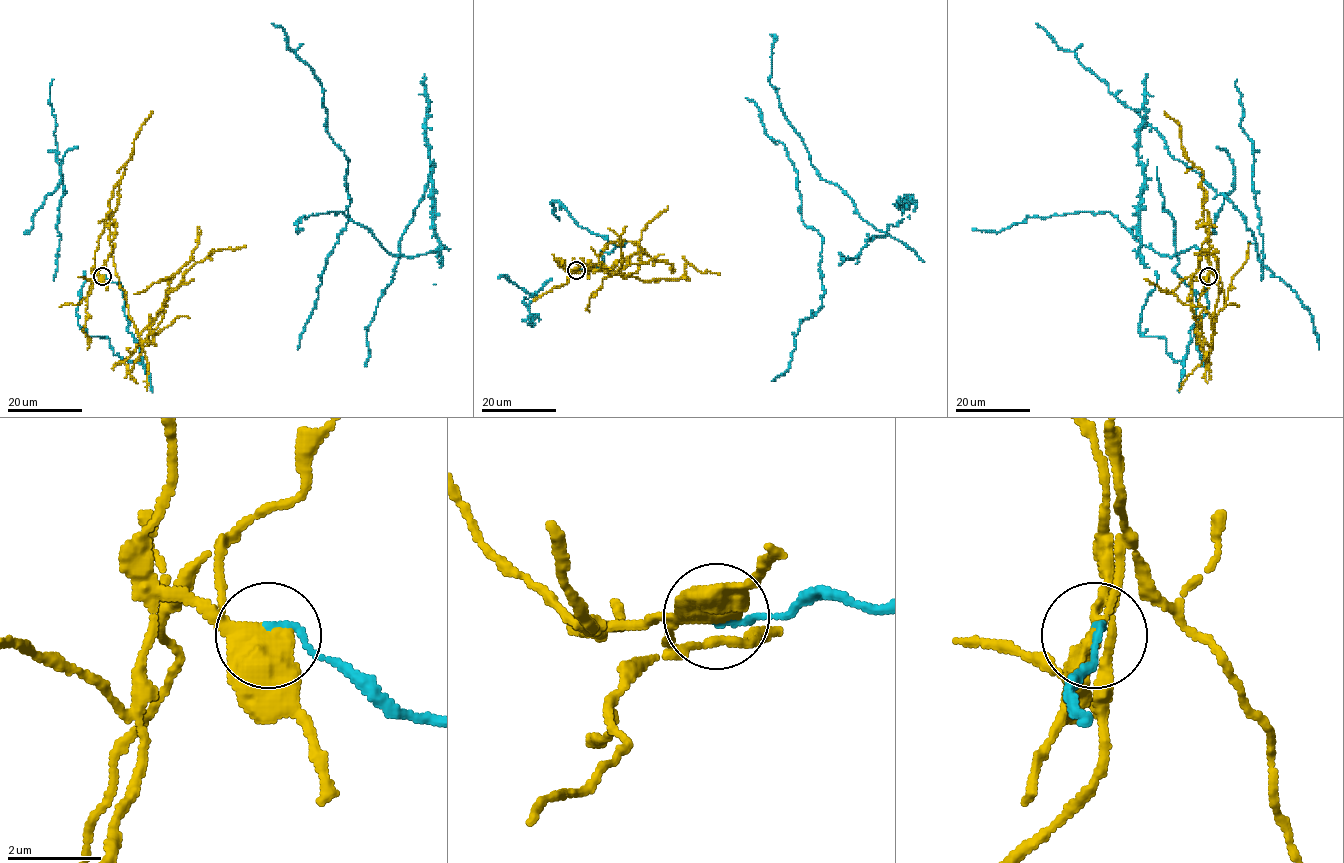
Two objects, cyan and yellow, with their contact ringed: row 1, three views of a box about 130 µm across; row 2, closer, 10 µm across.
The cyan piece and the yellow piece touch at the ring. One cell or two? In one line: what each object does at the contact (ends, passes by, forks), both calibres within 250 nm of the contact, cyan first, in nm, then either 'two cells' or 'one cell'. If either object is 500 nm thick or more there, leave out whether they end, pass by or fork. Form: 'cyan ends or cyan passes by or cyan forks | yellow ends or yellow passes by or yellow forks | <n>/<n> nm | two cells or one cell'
cyan ends | yellow passes by | 160/440 nm | two cells

